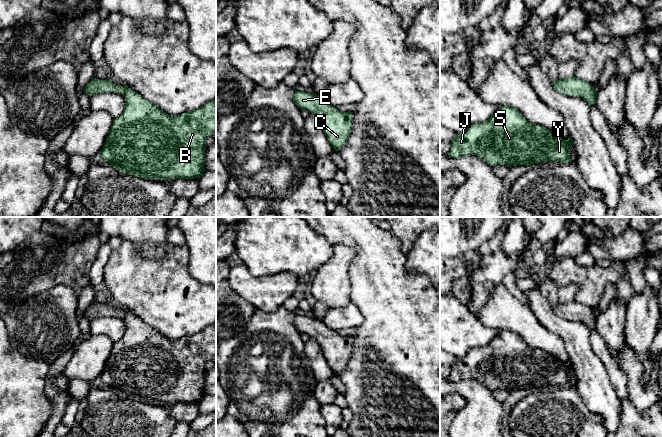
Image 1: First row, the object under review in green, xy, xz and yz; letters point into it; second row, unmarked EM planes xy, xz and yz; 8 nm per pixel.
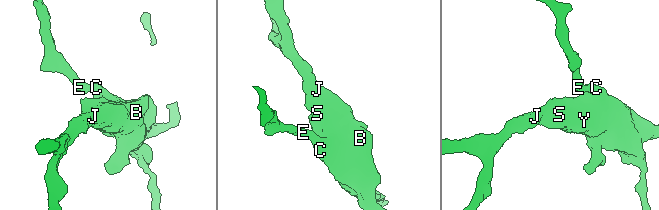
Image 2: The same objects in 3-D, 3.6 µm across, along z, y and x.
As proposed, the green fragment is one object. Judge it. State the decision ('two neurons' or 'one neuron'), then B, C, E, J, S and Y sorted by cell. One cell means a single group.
one neuron; groups B C E J S Y

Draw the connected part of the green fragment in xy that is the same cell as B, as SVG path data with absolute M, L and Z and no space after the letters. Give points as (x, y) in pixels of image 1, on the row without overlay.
M93 302L83 313L89 321L98 317L114 316L125 321L125 331L120 340L113 344L106 365L100 375L101 381L116 394L125 399L134 399L144 403L193 403L203 399L205 392L206 363L216 354L216 326L207 326L203 331L184 336L178 340L170 340L158 330L149 326L134 314L118 310L109 304Z

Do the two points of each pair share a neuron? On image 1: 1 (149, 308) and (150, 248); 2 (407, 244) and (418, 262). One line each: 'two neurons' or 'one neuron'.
1: two neurons
2: two neurons

